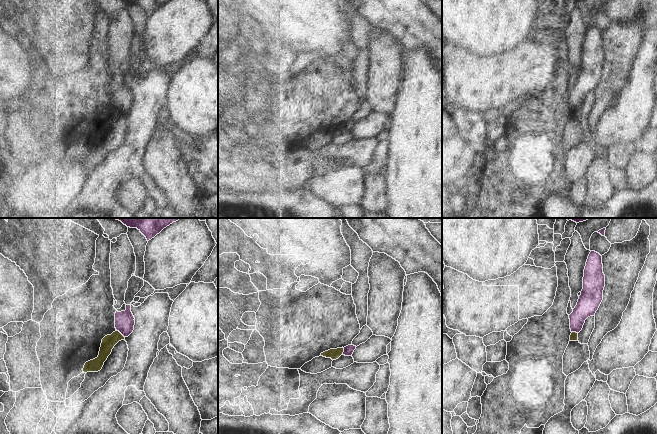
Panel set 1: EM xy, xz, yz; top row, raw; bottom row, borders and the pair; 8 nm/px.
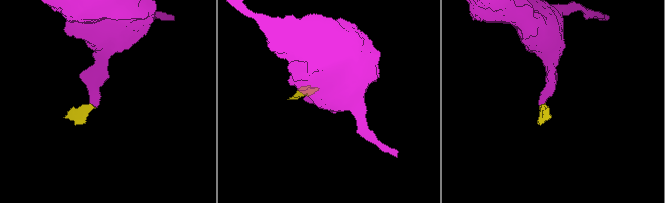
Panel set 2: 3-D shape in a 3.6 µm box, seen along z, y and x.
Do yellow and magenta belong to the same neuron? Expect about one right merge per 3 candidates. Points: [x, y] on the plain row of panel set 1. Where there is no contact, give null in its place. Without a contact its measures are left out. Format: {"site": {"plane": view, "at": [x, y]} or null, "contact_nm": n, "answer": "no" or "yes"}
{"site": {"plane": "xy", "at": [121, 110]}, "contact_nm": 90, "answer": "no"}

